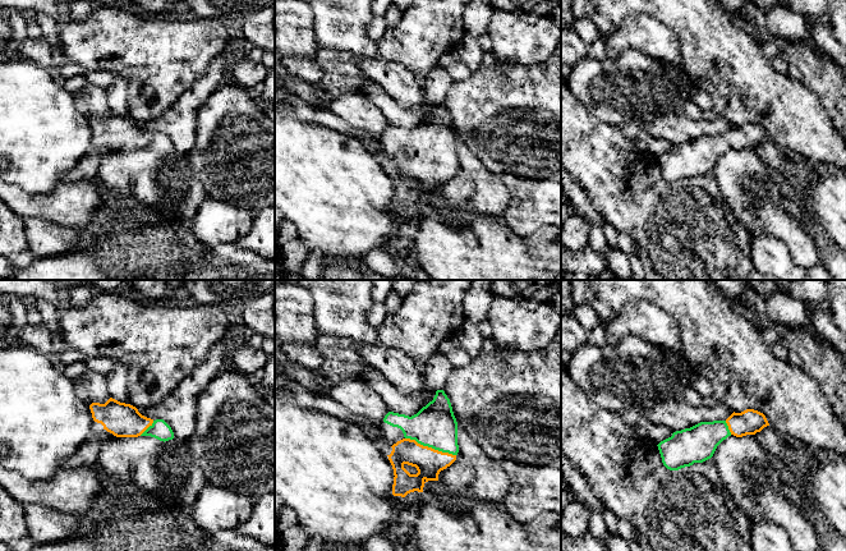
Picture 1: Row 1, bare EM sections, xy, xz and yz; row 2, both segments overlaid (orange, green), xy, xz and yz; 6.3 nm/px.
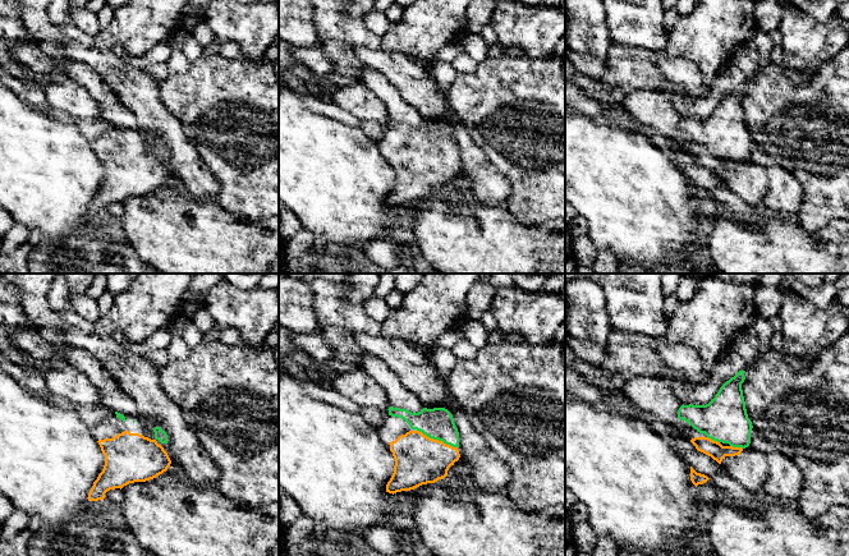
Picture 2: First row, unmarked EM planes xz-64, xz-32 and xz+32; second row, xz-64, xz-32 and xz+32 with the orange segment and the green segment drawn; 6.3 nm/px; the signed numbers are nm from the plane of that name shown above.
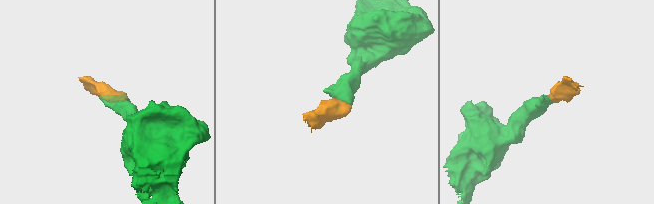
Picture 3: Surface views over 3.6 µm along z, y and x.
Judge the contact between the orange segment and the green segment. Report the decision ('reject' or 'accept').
accept

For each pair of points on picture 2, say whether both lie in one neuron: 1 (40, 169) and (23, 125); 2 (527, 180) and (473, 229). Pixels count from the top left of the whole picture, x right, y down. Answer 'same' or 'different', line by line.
1: same
2: different

